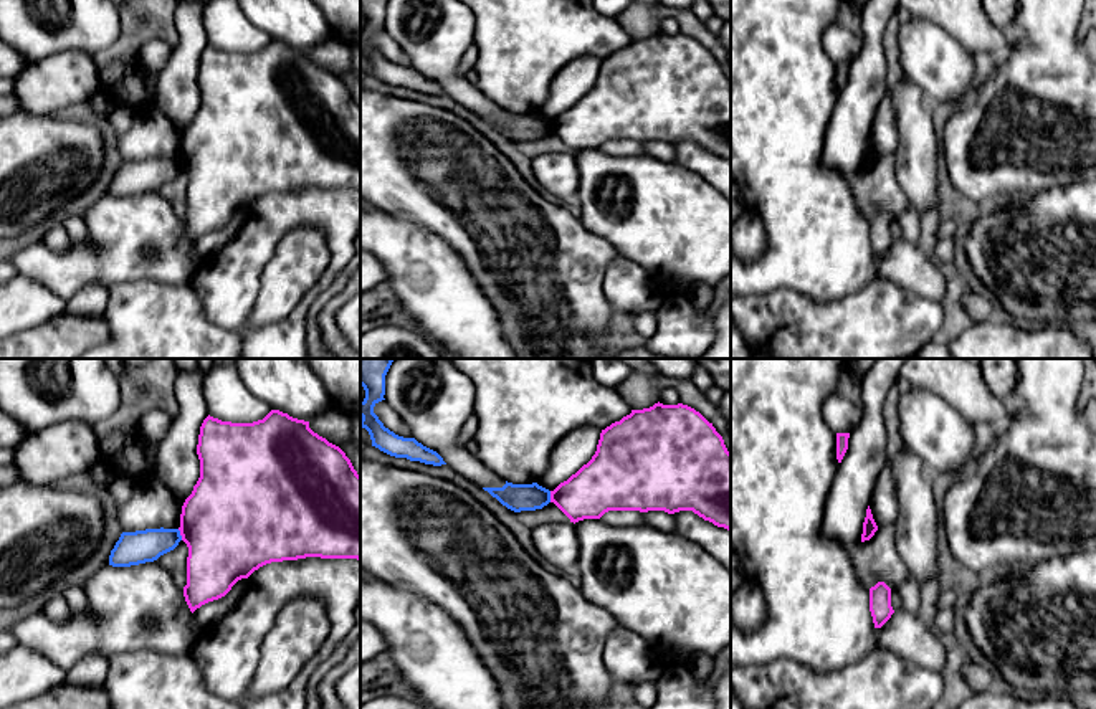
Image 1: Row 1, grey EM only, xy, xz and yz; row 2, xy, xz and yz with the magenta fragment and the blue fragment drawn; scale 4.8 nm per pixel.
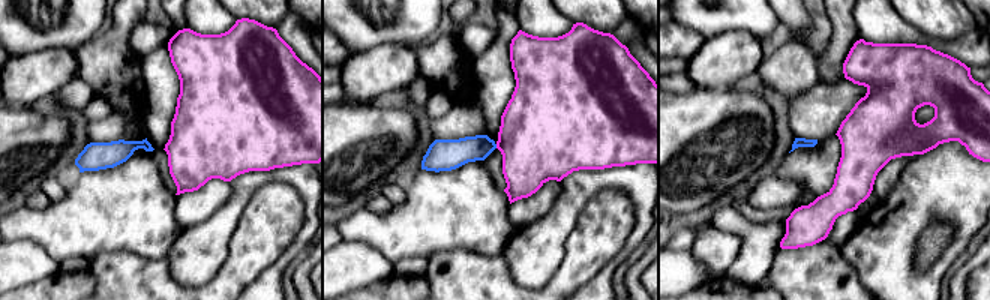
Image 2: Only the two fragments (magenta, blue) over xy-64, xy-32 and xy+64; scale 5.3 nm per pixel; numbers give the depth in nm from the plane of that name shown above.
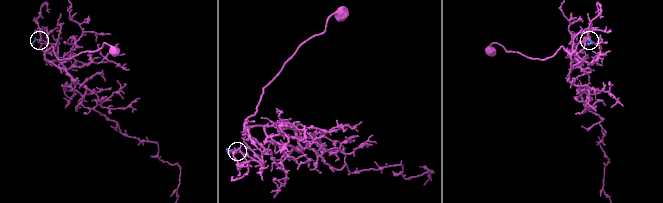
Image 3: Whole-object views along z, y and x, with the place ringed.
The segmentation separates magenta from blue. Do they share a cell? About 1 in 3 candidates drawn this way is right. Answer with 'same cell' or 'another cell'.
another cell

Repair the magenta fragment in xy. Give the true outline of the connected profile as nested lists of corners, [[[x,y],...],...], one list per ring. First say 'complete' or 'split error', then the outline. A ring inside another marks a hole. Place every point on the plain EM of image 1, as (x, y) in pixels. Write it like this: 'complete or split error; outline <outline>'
complete; outline [[[279,40],[253,53],[222,51],[208,45],[200,56],[197,84],[200,107],[182,136],[179,157],[188,177],[183,226],[192,243],[271,192],[306,187],[360,190],[360,106],[345,83],[314,63],[309,51]]]

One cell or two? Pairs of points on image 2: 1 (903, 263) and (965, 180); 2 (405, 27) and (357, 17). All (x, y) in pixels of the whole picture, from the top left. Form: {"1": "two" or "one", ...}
{"1": "one", "2": "one"}

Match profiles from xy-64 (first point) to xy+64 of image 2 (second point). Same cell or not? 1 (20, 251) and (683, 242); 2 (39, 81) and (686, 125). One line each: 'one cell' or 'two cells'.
1: two cells
2: two cells

